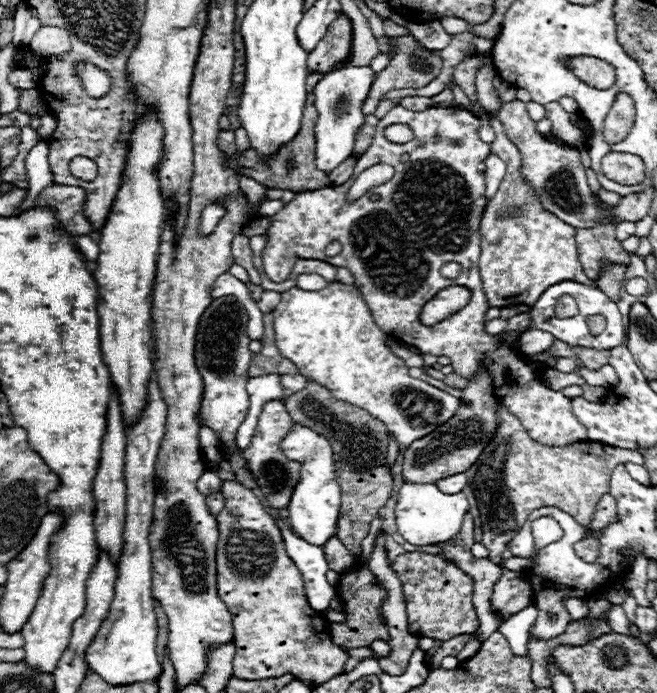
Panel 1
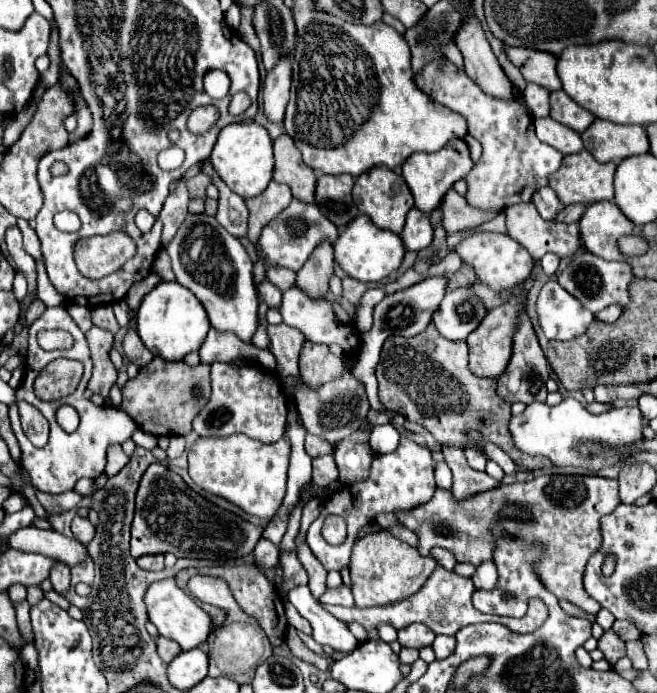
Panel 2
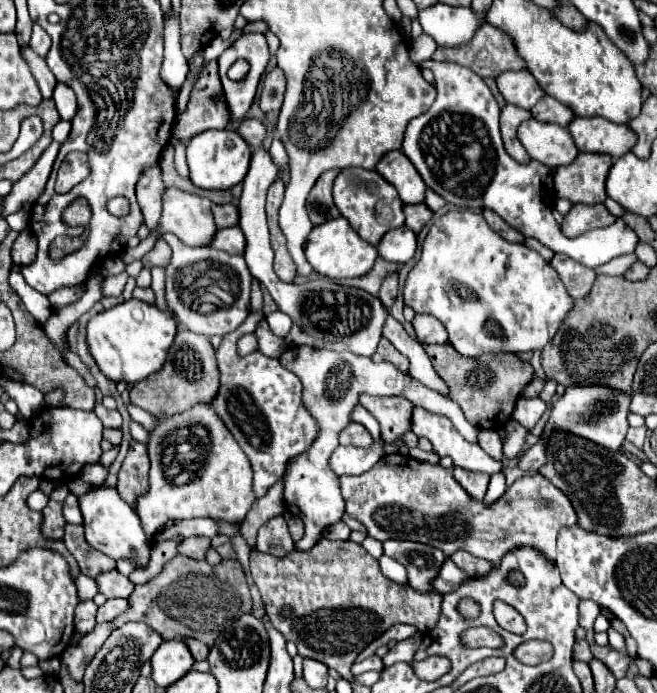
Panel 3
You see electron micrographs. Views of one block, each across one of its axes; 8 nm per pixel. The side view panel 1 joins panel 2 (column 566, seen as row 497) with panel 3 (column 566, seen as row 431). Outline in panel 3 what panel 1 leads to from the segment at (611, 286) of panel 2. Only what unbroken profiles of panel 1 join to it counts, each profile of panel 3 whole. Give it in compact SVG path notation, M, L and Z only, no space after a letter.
M556 254L550 264L558 272L562 284L566 286L572 298L584 298L590 292L594 284L594 276L596 276L592 268L586 268L564 254Z

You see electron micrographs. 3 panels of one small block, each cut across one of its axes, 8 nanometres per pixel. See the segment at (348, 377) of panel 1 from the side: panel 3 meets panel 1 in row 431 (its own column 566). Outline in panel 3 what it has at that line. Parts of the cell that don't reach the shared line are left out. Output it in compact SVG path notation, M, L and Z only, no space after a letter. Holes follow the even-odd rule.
M570 386L566 388L566 392L552 404L550 408L550 418L544 426L544 432L540 436L540 440L522 454L518 466L524 470L540 470L546 464L546 448L548 448L548 440L554 432L566 432L566 434L576 434L580 438L586 438L598 446L604 446L608 450L618 450L622 448L624 442L624 434L628 432L628 406L630 406L630 392L622 392L622 390L614 390L610 386ZM604 402L604 414L596 414L592 416L592 412L596 410L596 404Z

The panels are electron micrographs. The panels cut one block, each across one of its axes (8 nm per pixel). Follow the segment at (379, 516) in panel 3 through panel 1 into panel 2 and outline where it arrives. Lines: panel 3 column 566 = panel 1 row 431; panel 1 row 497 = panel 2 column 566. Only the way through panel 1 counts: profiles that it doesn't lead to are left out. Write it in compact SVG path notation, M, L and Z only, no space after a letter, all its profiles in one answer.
M542 474L530 482L514 482L514 484L506 484L506 486L496 486L494 490L486 490L482 494L474 494L470 498L462 498L456 500L450 490L438 488L434 492L434 496L430 498L430 502L416 506L414 510L410 510L410 514L396 514L396 518L402 524L458 524L456 530L432 530L432 528L424 528L420 534L424 534L422 538L418 538L418 550L430 550L434 546L446 548L450 550L458 562L470 562L474 566L480 566L482 562L494 560L494 546L498 538L504 538L506 534L510 536L518 536L522 540L530 540L530 542L538 542L542 546L542 558L538 562L534 562L534 572L536 576L542 580L542 584L546 586L546 590L550 590L552 594L556 594L560 600L566 600L578 608L582 608L586 614L596 614L600 610L598 602L594 598L590 598L582 586L582 574L584 574L584 566L590 554L594 554L594 550L600 544L600 532L598 532L598 520L606 514L610 514L616 506L620 504L618 498L618 480L612 478L602 478L602 476L564 476L564 474Z

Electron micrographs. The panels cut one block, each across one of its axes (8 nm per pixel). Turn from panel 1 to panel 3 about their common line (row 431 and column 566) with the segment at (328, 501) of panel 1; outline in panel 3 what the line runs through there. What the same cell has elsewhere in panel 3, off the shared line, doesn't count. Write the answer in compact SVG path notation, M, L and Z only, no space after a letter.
M468 208L452 210L440 216L422 244L422 256L410 270L404 284L404 304L418 314L436 316L448 330L448 344L468 358L482 354L520 354L542 350L556 334L562 318L574 300L562 286L556 270L542 260L542 256L524 244L510 244L498 236L482 218Z

